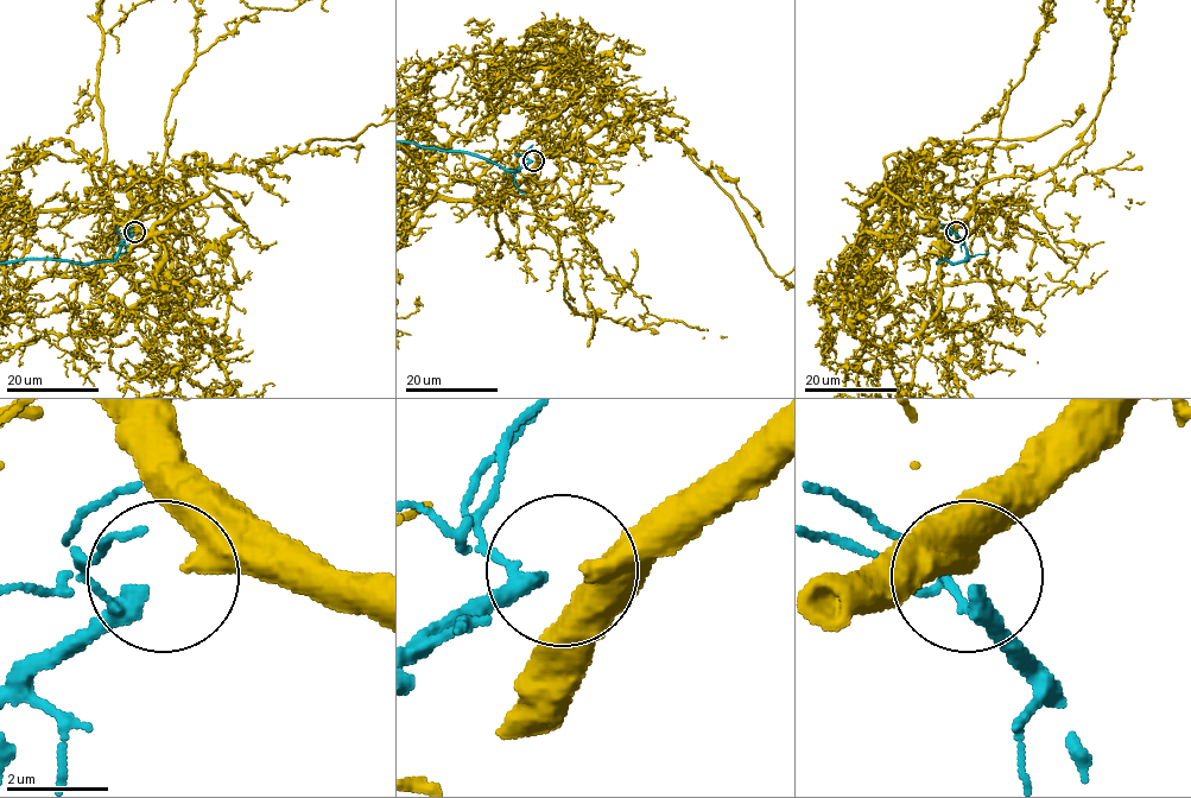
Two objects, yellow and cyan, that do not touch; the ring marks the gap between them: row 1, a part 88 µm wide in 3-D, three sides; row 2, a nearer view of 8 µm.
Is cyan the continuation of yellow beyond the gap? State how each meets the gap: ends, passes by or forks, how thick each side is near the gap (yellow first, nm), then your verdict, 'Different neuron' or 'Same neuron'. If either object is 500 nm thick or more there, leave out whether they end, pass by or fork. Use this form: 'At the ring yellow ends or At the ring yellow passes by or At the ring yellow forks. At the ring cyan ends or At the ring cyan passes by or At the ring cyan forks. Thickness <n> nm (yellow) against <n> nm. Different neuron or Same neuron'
At the ring yellow ends. At the ring cyan passes by. Thickness 440 nm (yellow) against 260 nm. Same neuron

